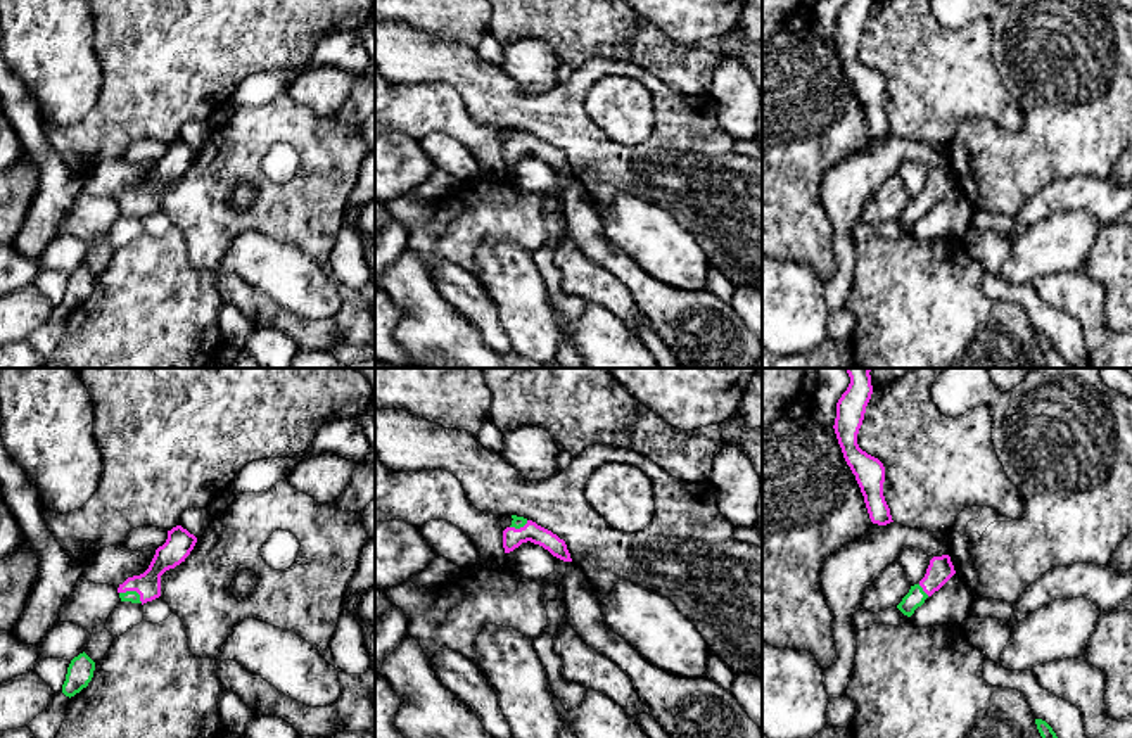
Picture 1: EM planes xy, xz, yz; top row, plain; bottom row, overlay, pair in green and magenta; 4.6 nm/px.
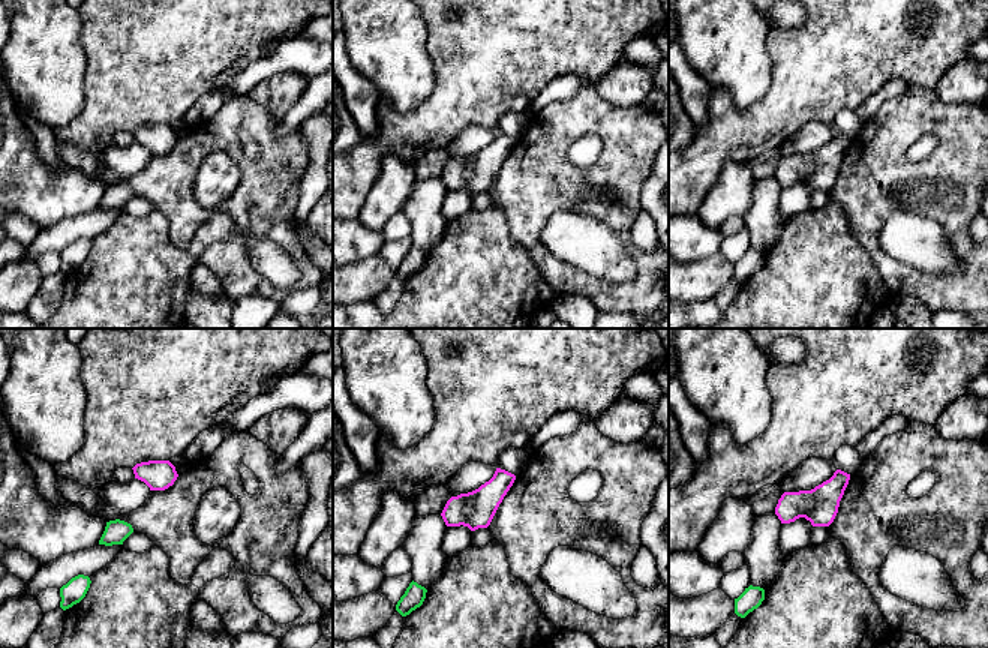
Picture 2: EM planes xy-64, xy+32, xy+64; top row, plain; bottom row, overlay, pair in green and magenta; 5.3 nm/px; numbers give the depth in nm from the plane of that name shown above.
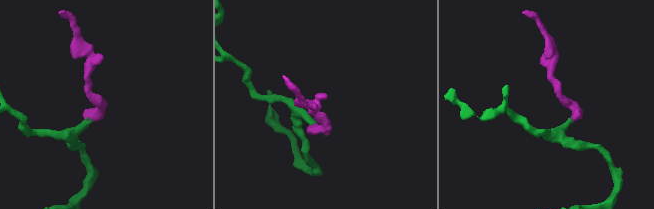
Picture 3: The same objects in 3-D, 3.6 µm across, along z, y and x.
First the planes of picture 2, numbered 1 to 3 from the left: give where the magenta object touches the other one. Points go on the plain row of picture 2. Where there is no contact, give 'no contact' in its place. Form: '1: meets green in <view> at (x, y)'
1: no contact
2: no contact
3: no contact

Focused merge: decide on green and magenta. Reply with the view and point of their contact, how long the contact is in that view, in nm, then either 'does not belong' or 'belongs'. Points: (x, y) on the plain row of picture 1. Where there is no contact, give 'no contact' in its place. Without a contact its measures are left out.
xy (133, 204) | 120 nm | belongs

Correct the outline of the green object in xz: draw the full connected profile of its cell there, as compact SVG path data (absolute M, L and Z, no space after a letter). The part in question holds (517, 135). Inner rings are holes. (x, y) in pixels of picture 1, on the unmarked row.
M512 128L512 131L512 138L503 143L505 166L510 166L522 156L531 154L548 162L553 169L563 175L572 175L565 154L556 147L524 130Z

